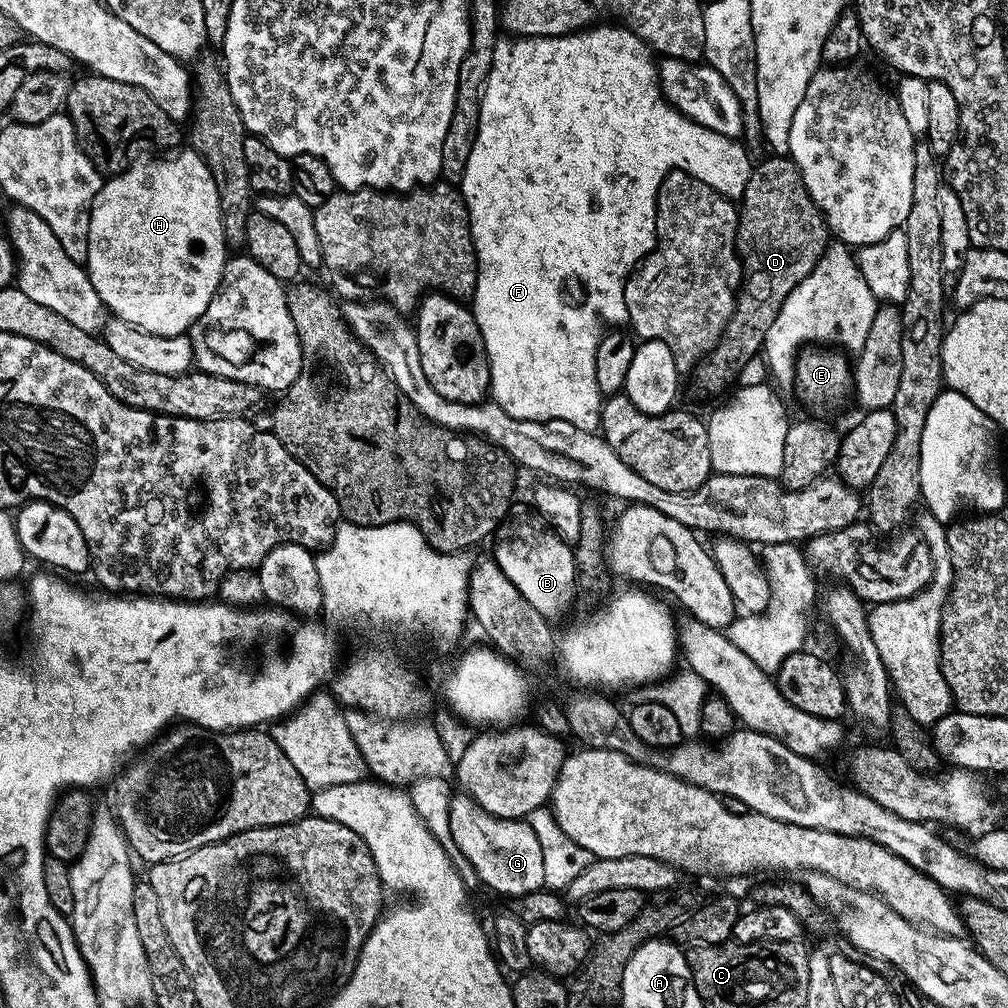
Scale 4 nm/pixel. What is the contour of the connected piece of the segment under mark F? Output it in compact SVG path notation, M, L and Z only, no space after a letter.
M604 24L601 28L596 27L592 26L587 30L570 32L567 36L525 36L523 38L497 39L496 45L494 46L494 62L490 66L490 74L488 75L488 81L482 94L482 110L480 111L480 121L478 122L478 134L474 138L474 150L470 150L470 162L466 162L466 174L458 185L462 193L464 205L468 208L468 217L470 218L470 226L472 227L472 241L476 247L478 278L476 279L476 295L472 297L470 307L473 314L476 315L478 330L482 330L484 349L488 355L490 378L492 379L490 389L491 399L498 406L502 406L502 410L506 410L506 414L510 414L519 420L561 420L562 422L570 422L587 432L596 432L599 429L600 410L602 407L602 394L598 390L598 382L594 378L594 354L598 350L598 342L601 336L604 335L606 329L609 326L623 325L627 321L628 311L626 310L624 287L626 286L628 277L632 275L637 264L656 247L656 195L660 189L660 184L672 172L688 172L694 178L706 182L715 192L722 194L727 200L736 202L743 196L746 190L746 182L750 178L752 171L754 171L754 160L748 157L748 152L740 145L741 141L739 139L723 136L717 132L710 132L705 128L701 128L698 126L698 122L686 118L679 110L673 108L665 100L664 95L660 92L660 79L656 73L657 61L654 59L652 49L648 47L646 42L642 42L642 38L638 38L633 34L631 28L627 26L615 26L616 28L611 28L610 25Z

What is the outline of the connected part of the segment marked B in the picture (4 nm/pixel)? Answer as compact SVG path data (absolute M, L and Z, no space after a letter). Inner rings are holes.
M531 515L509 519L495 533L494 559L502 574L506 574L506 578L518 588L518 594L522 594L538 614L553 618L562 615L571 606L572 595L577 595L576 559L569 541L562 539L539 515Z

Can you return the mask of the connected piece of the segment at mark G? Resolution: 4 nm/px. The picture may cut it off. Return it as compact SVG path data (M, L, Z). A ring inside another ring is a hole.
M456 794L450 802L450 834L456 843L457 853L465 856L470 866L474 866L485 889L493 888L494 891L508 896L507 898L515 898L544 888L542 846L539 845L534 830L524 820L503 820L482 810L482 806L478 806L478 802L474 802L471 796Z

